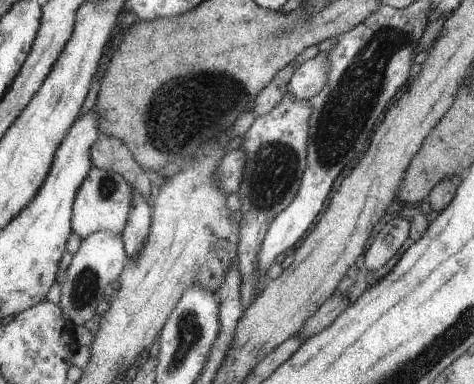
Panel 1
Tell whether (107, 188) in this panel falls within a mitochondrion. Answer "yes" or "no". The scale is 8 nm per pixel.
yes

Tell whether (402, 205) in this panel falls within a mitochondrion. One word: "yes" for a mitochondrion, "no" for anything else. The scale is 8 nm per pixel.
no

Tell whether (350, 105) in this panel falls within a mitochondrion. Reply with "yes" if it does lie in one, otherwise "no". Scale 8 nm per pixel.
yes

